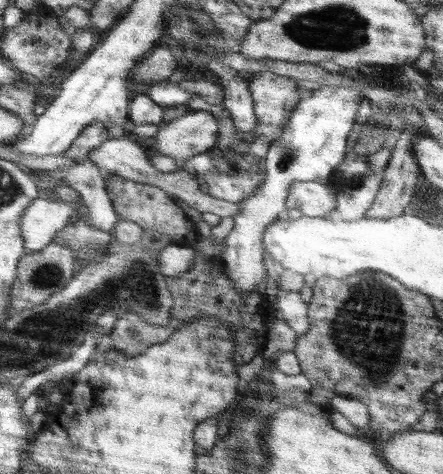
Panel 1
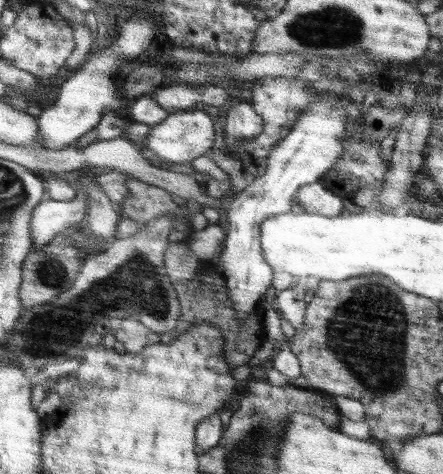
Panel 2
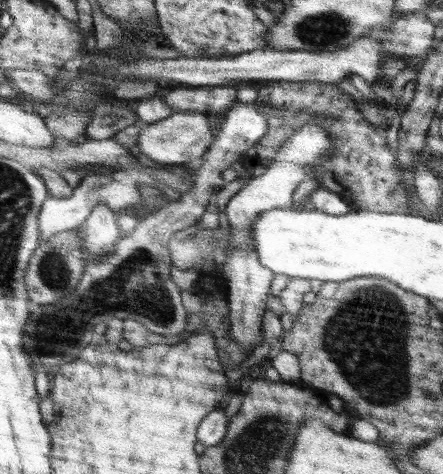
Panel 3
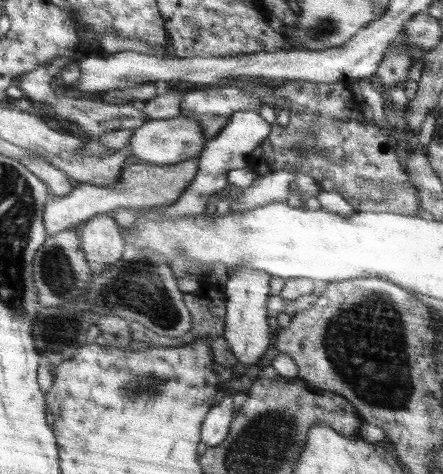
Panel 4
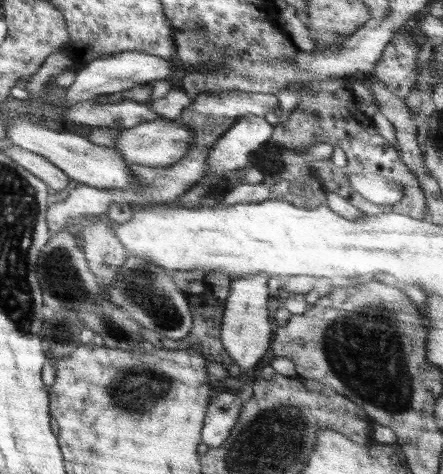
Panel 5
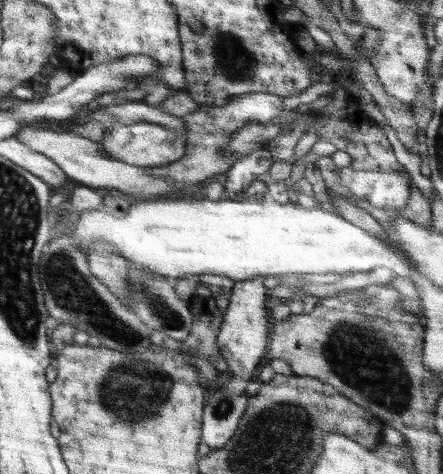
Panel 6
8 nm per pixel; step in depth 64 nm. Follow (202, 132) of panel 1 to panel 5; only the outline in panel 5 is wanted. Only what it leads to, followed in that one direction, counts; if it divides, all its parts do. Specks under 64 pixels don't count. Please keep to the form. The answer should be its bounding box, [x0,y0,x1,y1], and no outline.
[112,119,194,167]

